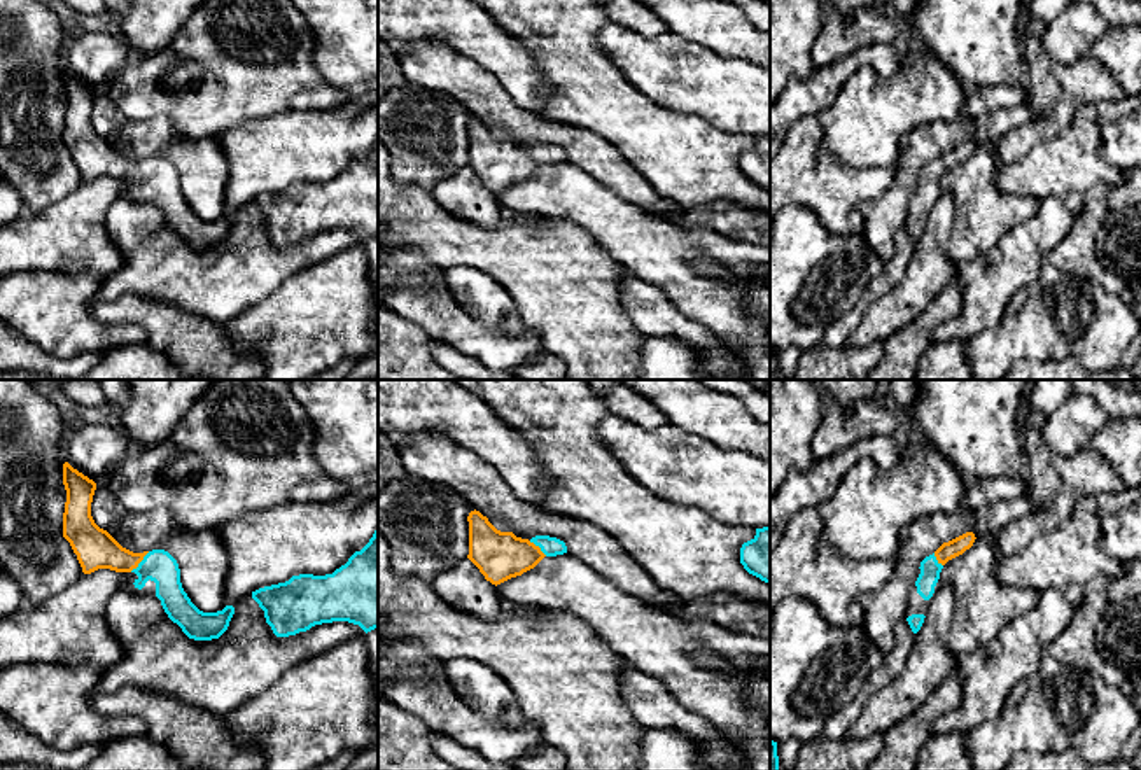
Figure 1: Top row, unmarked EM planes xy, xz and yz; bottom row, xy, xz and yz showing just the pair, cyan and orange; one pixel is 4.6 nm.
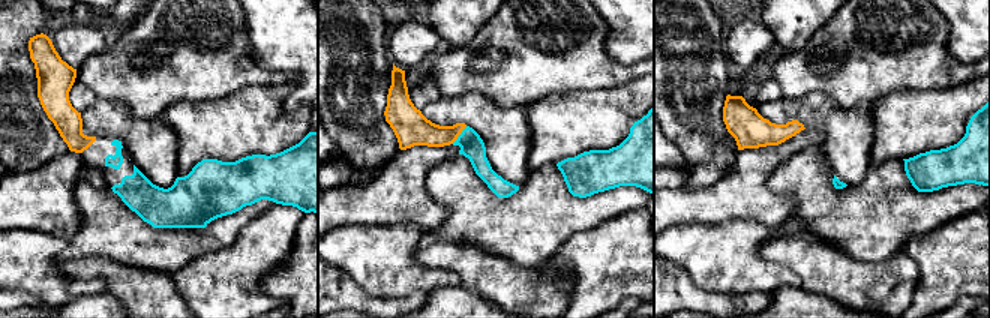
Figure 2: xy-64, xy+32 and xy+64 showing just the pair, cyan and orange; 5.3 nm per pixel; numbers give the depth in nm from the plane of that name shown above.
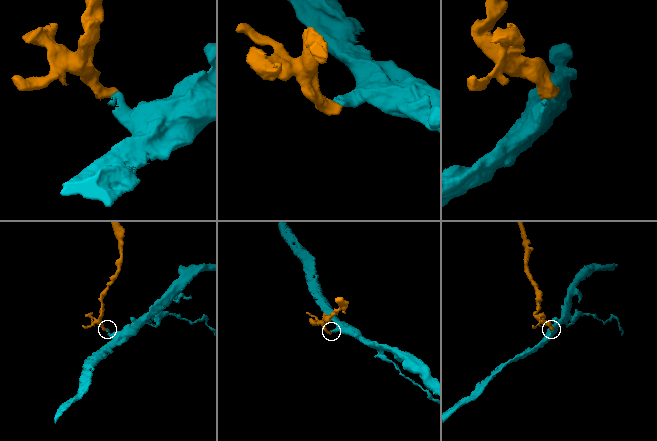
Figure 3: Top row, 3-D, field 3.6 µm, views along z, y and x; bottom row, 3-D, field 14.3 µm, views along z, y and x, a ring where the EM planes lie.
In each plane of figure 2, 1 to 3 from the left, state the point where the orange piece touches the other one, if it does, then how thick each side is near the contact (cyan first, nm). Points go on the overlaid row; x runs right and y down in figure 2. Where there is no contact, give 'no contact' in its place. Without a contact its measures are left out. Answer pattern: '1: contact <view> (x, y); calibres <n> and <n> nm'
1: no contact
2: contact xy+32 (459, 135); calibres 130 and 180 nm
3: no contact

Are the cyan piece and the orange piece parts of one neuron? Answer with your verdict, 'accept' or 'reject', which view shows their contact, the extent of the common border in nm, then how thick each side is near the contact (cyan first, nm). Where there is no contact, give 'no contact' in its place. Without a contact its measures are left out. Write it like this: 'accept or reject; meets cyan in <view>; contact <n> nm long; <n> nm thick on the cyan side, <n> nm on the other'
accept; meets cyan in xy; contact 130 nm long; 150 nm thick on the cyan side, 190 nm on the other

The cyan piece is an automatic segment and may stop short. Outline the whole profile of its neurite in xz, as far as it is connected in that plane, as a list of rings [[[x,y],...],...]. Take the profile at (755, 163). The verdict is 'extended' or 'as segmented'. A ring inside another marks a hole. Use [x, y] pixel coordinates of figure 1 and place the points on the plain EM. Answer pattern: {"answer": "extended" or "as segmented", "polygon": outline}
{"answer": "as segmented", "polygon": [[[770,135],[756,136],[756,144],[740,156],[744,177],[770,192]]]}

